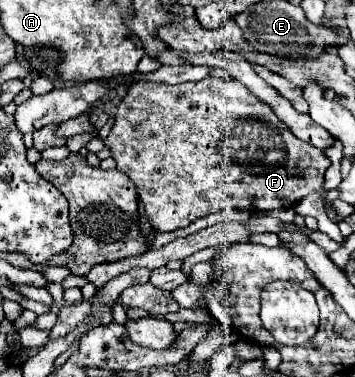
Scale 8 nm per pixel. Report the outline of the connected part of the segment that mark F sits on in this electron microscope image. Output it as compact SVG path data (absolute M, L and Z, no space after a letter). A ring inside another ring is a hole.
M214 76L176 86L156 82L130 86L126 98L118 106L114 126L104 144L112 150L116 168L134 182L138 198L144 204L144 212L150 224L158 230L186 228L194 220L224 208L246 210L252 214L274 208L290 208L312 192L324 192L320 174L324 174L330 166L330 160L322 154L322 150L292 136L292 132L276 116L272 116L270 106L254 98L244 84L234 78L220 80ZM256 140L262 142L262 150L266 146L266 162L258 152L260 146ZM222 144L226 144L226 152L230 152L238 164L222 154Z

